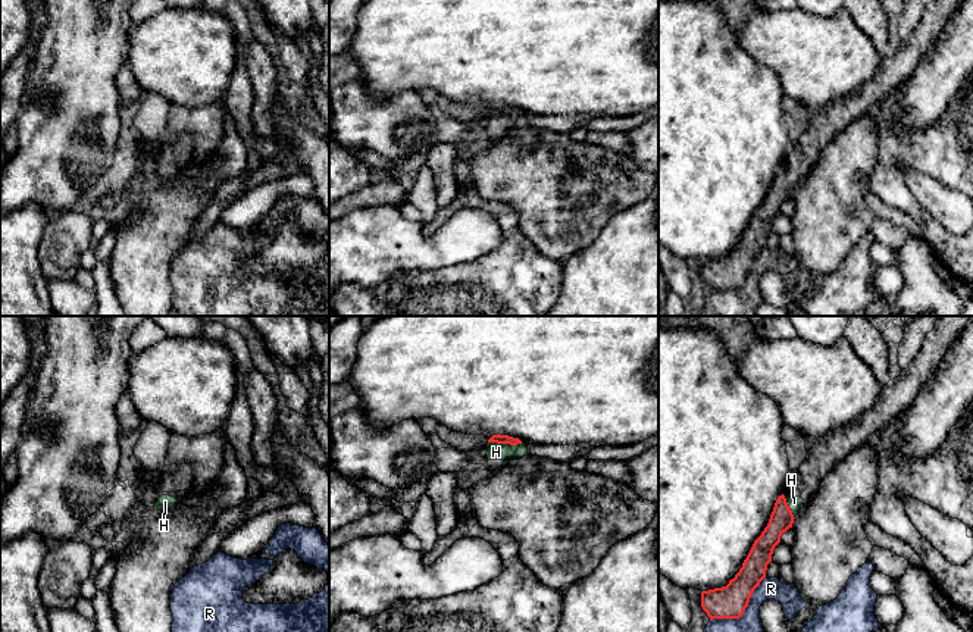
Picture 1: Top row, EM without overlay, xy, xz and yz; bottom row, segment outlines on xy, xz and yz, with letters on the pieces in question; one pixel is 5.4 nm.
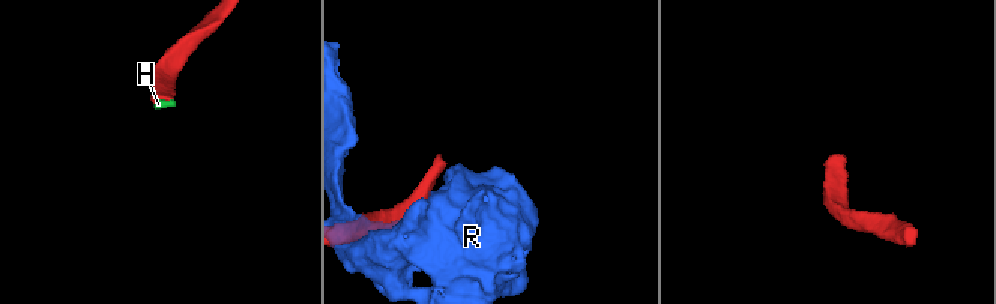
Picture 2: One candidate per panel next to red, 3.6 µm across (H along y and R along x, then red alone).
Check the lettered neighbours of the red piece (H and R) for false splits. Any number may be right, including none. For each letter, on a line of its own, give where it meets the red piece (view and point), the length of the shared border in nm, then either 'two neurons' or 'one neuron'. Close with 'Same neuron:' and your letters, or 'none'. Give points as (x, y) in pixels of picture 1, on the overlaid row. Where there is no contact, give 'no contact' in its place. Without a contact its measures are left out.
H: contact xz (506, 443); length 190 nm; one neuron
R: contact yz (744, 610); length 400 nm; two neurons
Same neuron: H

